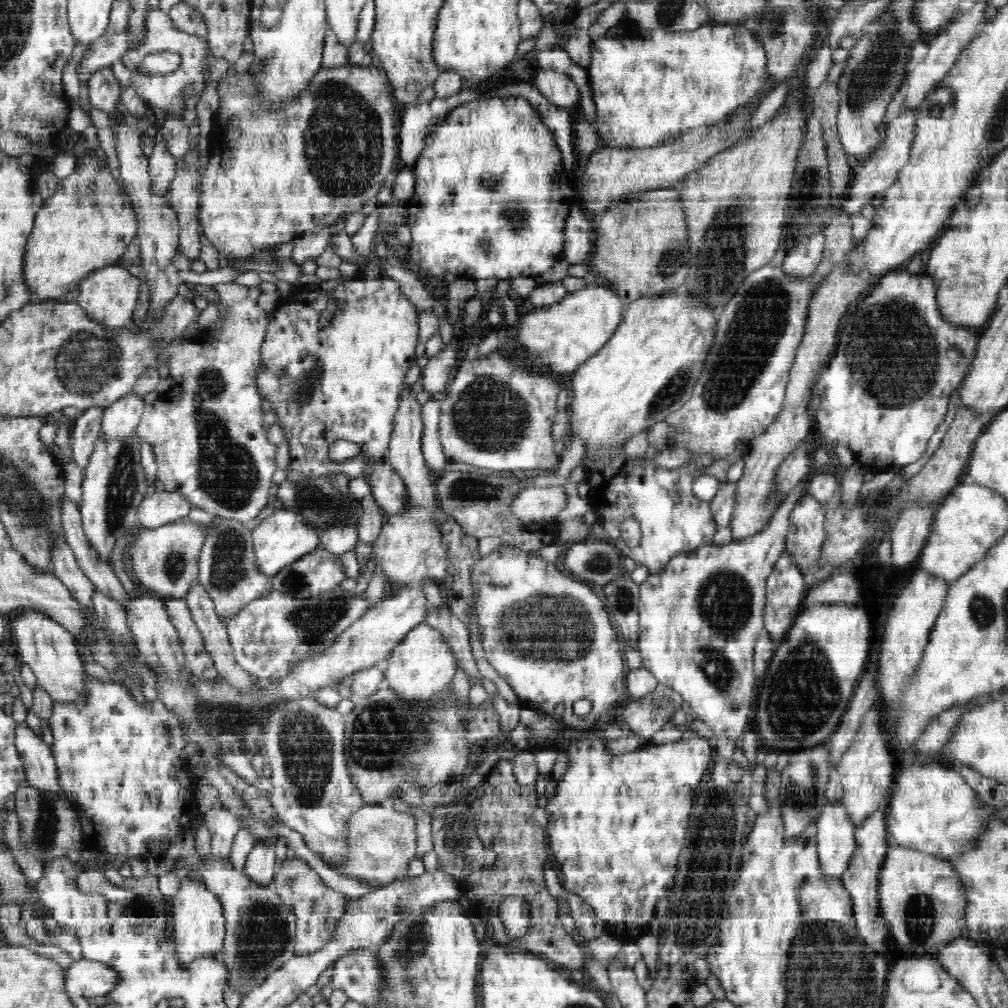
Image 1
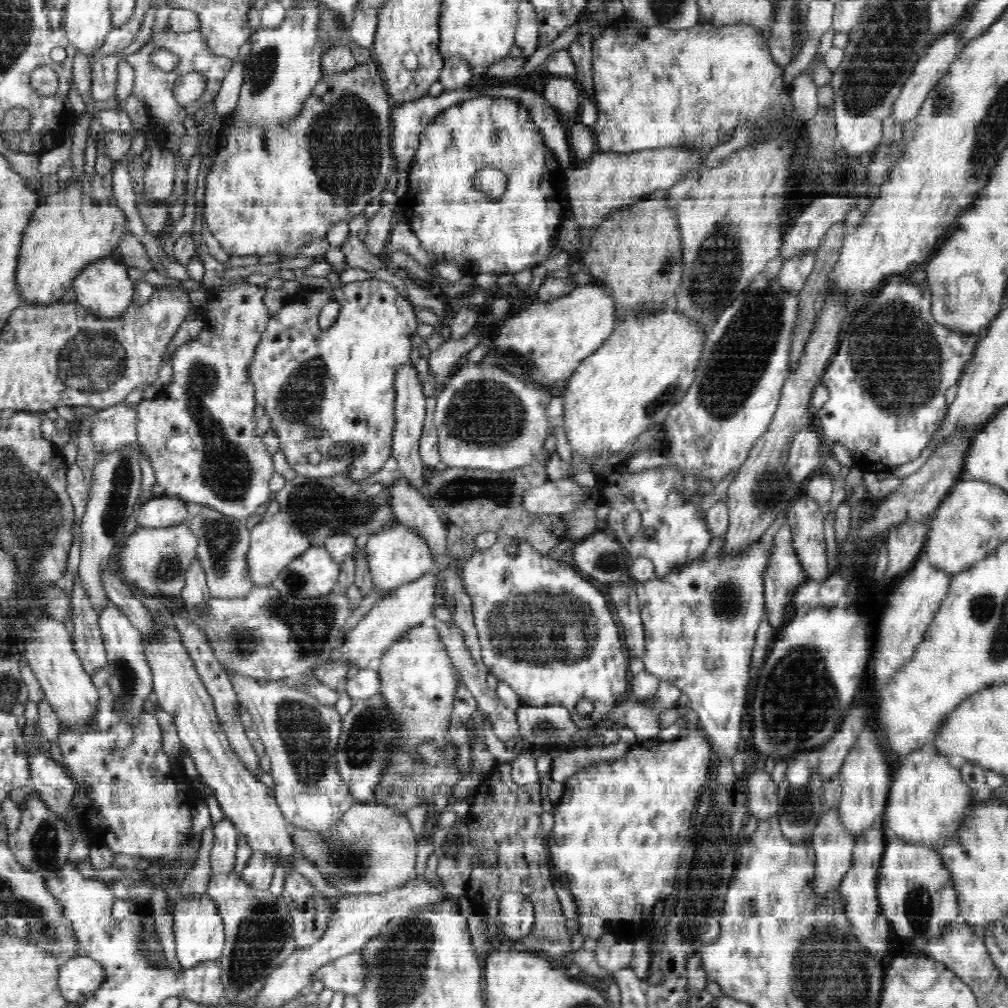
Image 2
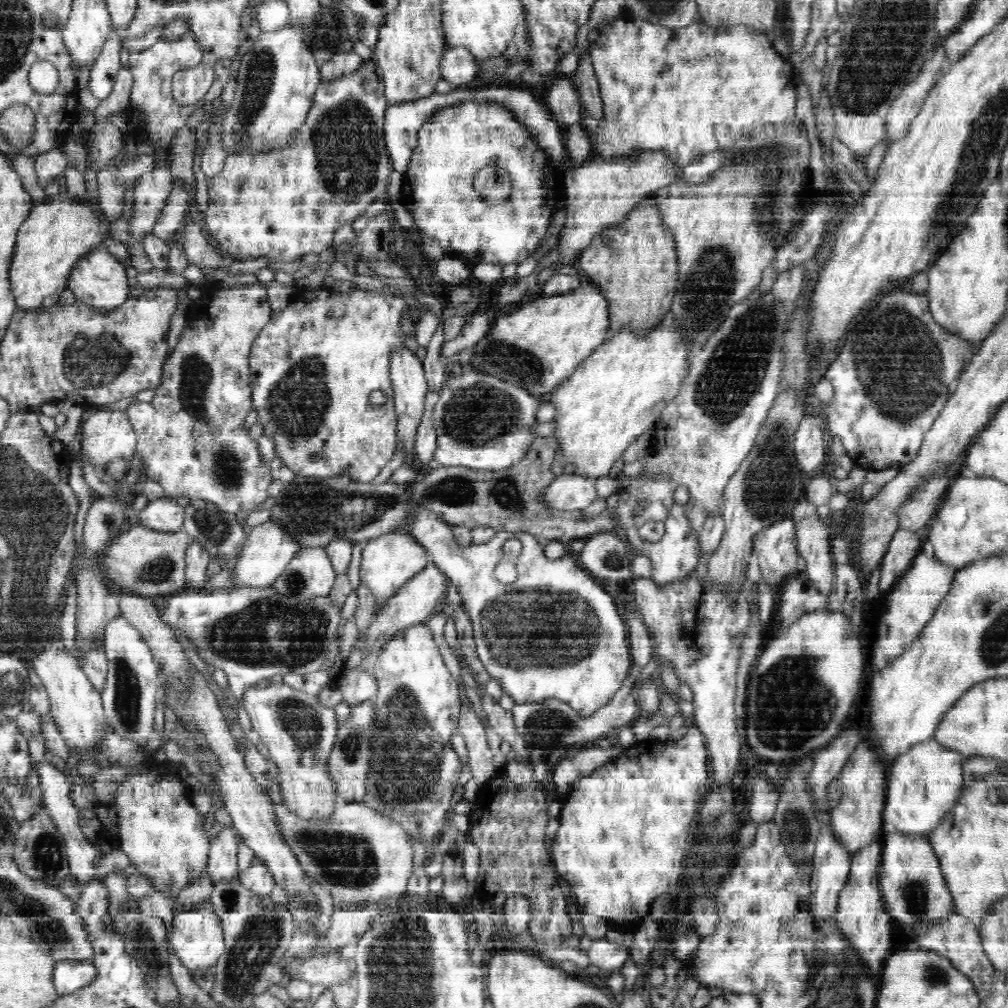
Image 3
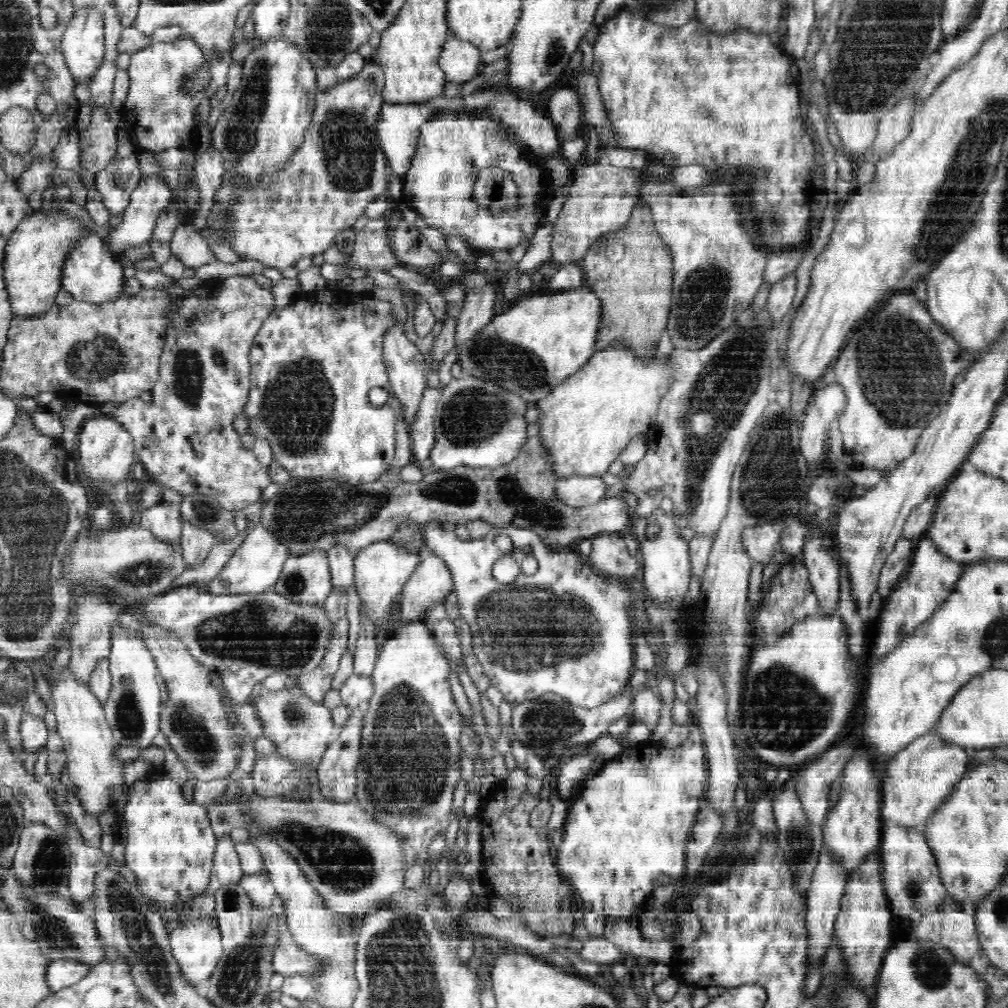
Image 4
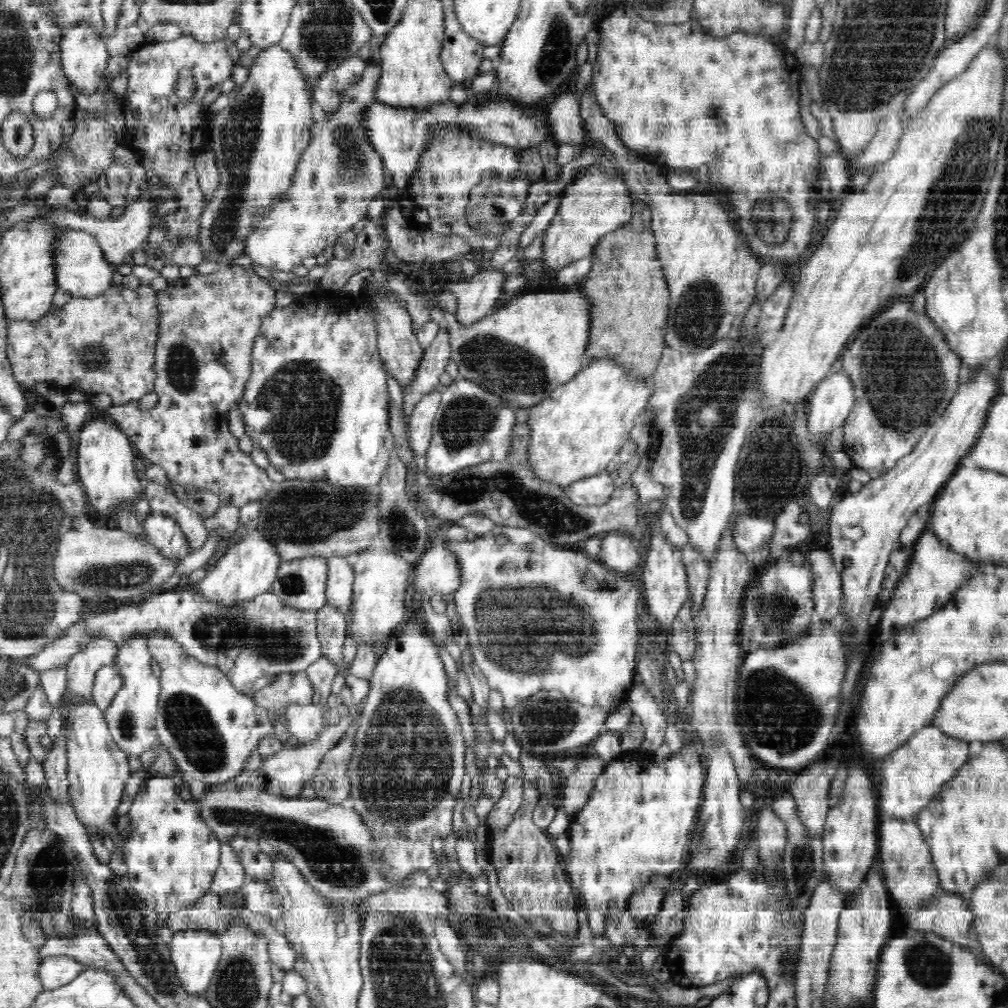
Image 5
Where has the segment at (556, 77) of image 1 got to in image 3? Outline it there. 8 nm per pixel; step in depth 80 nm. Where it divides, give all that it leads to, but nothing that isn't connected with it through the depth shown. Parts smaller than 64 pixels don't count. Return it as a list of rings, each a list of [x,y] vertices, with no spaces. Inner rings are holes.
[[[562,77],[553,82],[548,91],[546,106],[554,121],[564,130],[572,125],[581,124],[584,110],[571,78]]]

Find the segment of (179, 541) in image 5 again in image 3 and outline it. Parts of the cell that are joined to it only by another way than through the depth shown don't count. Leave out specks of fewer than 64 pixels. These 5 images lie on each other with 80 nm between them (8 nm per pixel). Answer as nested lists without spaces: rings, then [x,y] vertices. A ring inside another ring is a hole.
[[[169,496],[148,501],[145,508],[138,513],[137,524],[153,531],[175,534],[175,532],[183,530],[184,507]]]

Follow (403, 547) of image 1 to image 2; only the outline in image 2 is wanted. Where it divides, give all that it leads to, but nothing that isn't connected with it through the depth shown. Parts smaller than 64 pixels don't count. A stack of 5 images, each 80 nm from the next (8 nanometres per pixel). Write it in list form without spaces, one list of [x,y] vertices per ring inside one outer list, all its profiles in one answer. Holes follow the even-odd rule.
[[[412,361],[402,366],[396,373],[396,398],[395,398],[395,427],[394,427],[394,443],[392,444],[392,458],[396,459],[398,470],[402,476],[418,491],[426,486],[427,480],[424,479],[424,466],[421,455],[419,454],[419,445],[421,440],[421,432],[425,420],[425,400],[422,390],[424,386],[419,380],[416,366],[412,365]],[[398,521],[394,526],[379,532],[378,535],[371,536],[367,540],[364,554],[366,568],[381,597],[390,595],[400,586],[417,580],[416,578],[424,576],[424,573],[430,570],[436,574],[439,572],[436,568],[436,559],[428,543],[424,542],[416,531],[412,531]]]

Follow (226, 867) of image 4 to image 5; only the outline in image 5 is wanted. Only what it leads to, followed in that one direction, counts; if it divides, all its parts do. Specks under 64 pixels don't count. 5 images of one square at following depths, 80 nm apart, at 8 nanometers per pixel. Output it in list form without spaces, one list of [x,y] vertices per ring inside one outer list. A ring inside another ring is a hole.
[[[228,840],[221,841],[220,848],[220,866],[216,870],[210,892],[218,896],[231,894],[232,891],[238,891],[243,884],[247,882],[246,872],[238,860],[238,856],[233,852]]]

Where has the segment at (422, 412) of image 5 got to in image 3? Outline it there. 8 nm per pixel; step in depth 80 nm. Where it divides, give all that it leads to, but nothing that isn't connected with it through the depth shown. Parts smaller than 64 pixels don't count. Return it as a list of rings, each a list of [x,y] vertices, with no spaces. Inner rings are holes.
[[[427,392],[424,414],[420,418],[418,432],[416,432],[415,456],[425,470],[427,470],[428,462],[434,460],[437,450],[437,432],[434,428],[433,410],[438,401],[438,392]]]

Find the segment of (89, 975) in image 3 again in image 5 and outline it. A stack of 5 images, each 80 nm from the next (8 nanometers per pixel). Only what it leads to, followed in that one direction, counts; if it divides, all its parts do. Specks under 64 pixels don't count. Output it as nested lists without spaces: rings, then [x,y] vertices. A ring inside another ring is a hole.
[[[48,956],[40,962],[38,979],[42,981],[44,991],[54,990],[54,988],[60,988],[64,984],[70,984],[86,968],[86,965],[80,964],[69,956]]]

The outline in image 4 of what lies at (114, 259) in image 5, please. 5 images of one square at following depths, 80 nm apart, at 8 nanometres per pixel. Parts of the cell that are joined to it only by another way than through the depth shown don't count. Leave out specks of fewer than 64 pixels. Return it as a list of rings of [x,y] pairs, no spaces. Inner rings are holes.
[[[152,173],[151,175],[141,177],[138,186],[131,192],[129,205],[123,212],[120,226],[110,228],[109,238],[104,239],[105,246],[108,247],[109,252],[111,252],[115,260],[122,261],[124,250],[139,246],[152,238],[159,214],[170,204],[170,201],[173,200],[174,193],[172,191],[174,190],[168,187],[168,184],[164,181],[164,177],[159,173]]]

